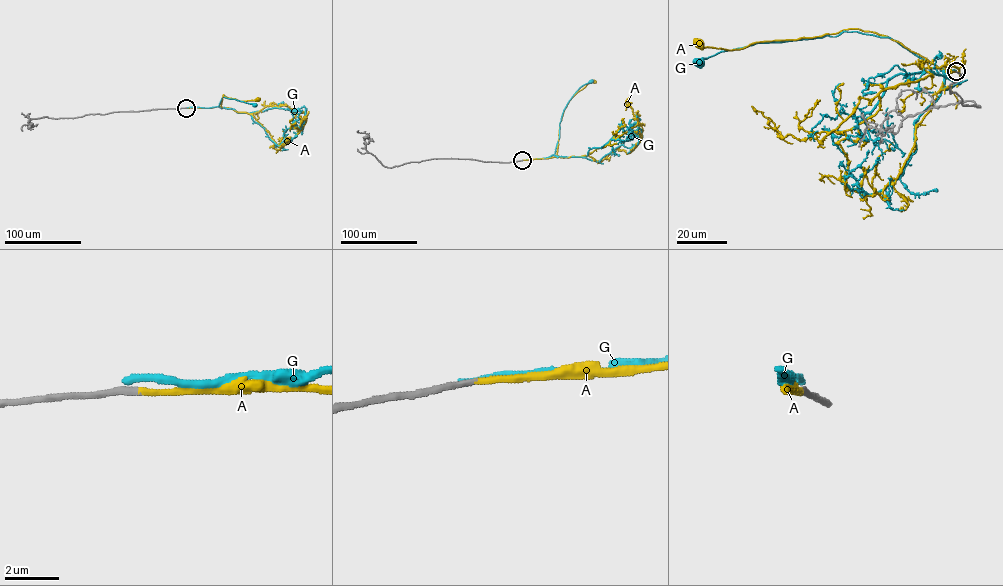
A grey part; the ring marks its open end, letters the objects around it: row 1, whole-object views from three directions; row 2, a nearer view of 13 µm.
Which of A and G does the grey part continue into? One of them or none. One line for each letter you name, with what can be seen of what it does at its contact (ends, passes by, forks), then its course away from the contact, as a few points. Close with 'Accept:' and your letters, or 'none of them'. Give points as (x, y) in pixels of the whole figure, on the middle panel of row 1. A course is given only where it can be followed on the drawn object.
A: it ends; course (522, 160), (558, 157), (559, 124), (564, 110), (575, 94), (594, 81)
Accept: A

